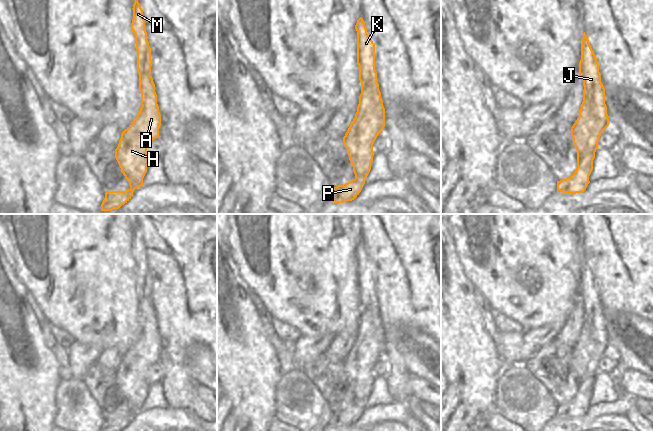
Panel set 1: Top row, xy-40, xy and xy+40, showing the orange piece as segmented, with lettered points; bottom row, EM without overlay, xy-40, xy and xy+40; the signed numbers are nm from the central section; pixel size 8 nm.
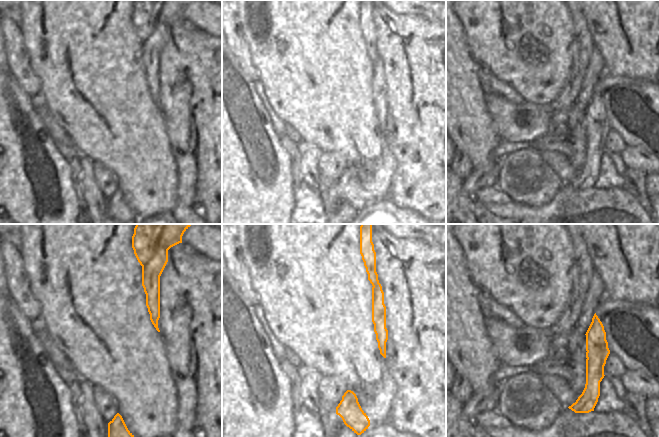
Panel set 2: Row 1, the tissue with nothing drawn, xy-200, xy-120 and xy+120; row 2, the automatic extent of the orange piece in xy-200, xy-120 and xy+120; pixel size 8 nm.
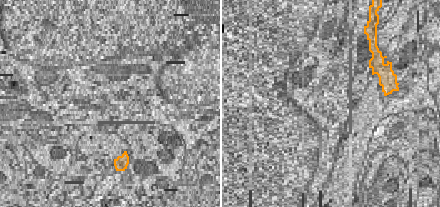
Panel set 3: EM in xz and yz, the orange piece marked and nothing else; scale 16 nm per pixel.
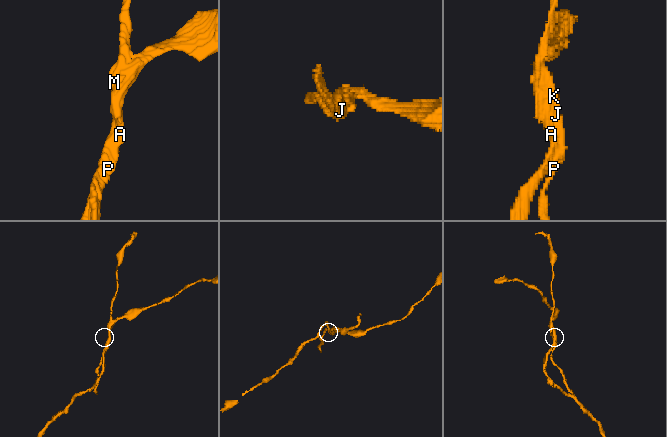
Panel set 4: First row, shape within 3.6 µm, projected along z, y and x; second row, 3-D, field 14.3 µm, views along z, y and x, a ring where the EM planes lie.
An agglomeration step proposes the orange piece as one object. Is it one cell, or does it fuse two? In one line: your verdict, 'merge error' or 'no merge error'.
merge error

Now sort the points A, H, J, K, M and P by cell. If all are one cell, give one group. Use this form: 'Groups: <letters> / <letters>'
Groups: A H / J K M P

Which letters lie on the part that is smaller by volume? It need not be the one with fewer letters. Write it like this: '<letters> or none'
J, K, M, P

